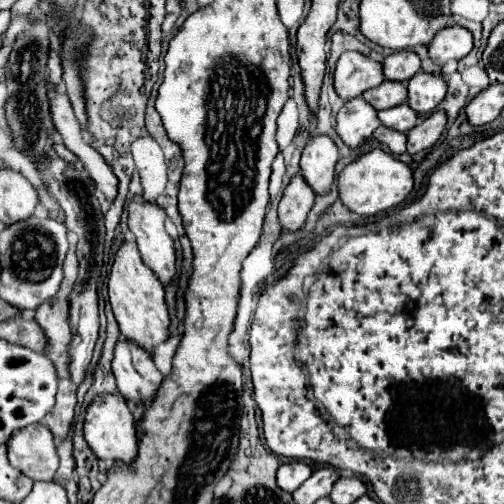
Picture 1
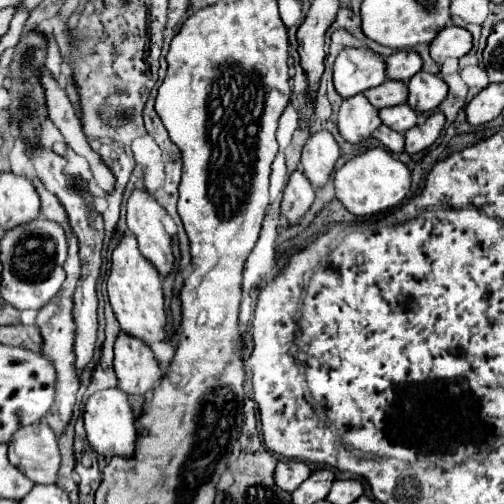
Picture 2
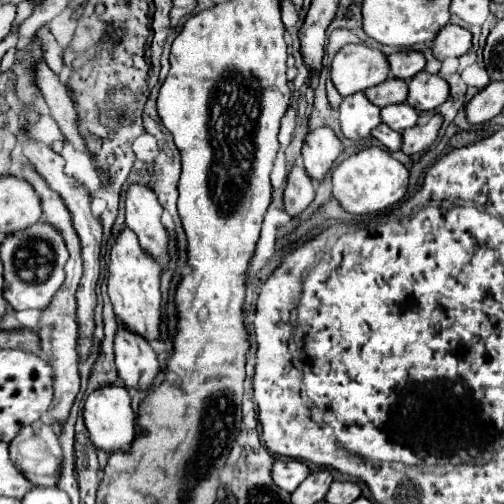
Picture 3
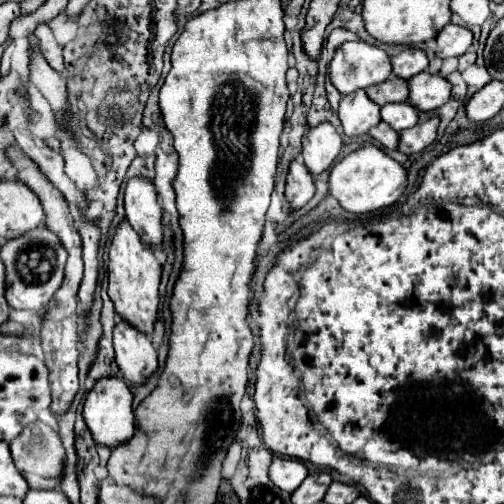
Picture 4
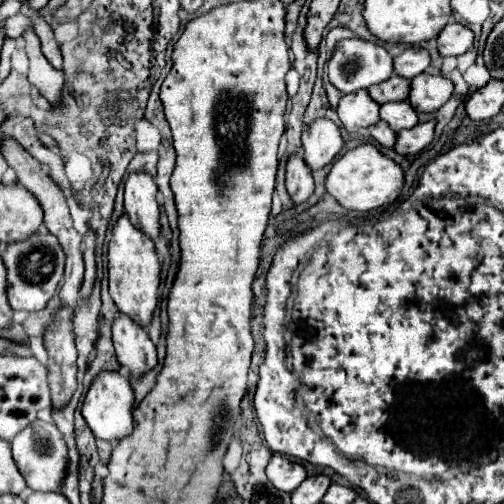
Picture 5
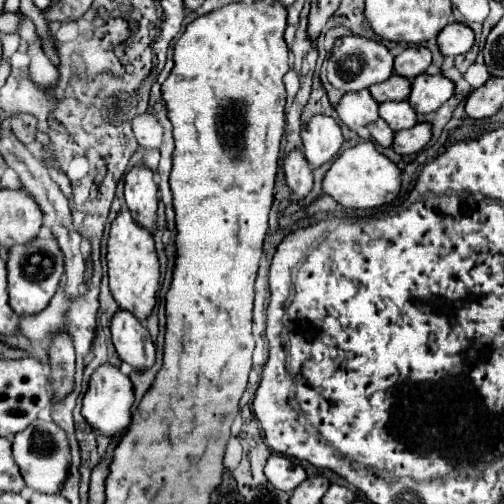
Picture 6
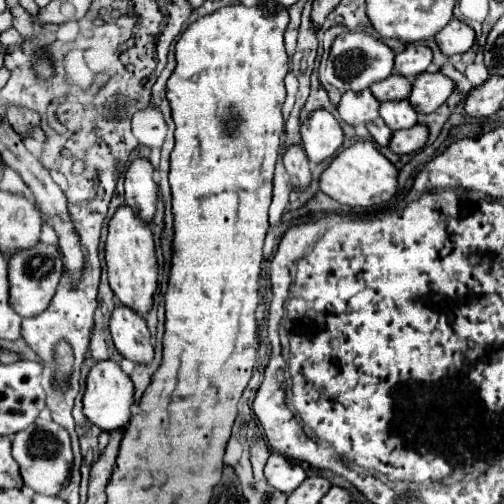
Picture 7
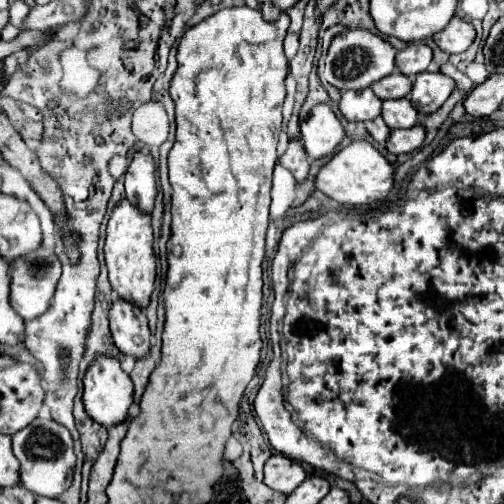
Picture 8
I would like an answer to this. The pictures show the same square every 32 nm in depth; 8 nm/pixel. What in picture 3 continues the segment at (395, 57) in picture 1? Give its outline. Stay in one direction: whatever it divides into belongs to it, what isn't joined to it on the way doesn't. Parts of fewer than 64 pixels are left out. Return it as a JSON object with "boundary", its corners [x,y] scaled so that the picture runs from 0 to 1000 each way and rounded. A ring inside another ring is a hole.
{"boundary":[[[798,99],[770,111],[770,119],[774,119],[774,151],[794,159],[813,159],[845,131],[845,115],[829,99]]]}

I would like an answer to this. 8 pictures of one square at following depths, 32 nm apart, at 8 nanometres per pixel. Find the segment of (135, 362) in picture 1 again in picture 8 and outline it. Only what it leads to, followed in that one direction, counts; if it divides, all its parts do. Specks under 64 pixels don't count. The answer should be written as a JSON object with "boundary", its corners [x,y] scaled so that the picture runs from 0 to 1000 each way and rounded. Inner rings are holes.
{"boundary":[[[230,591],[218,611],[218,659],[230,687],[262,706],[286,710],[298,698],[298,651],[278,607]],[[187,706],[183,722],[175,726],[167,742],[167,806],[171,817],[190,833],[194,841],[218,849],[226,841],[238,841],[254,825],[254,810],[262,802],[262,782],[266,782],[266,762],[258,746],[242,734],[238,718],[222,706]]]}

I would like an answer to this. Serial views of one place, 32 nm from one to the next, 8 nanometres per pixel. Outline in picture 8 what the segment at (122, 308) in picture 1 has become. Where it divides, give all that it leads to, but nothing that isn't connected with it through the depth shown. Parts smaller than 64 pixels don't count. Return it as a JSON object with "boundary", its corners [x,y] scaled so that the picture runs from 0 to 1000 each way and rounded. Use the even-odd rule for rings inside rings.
{"boundary":[[[250,393],[238,397],[222,429],[214,437],[210,452],[210,484],[206,484],[206,512],[214,548],[222,560],[222,571],[234,579],[242,595],[262,595],[262,603],[274,603],[278,611],[290,611],[298,599],[298,583],[306,575],[306,552],[310,552],[310,512],[302,496],[302,429],[258,405]]]}

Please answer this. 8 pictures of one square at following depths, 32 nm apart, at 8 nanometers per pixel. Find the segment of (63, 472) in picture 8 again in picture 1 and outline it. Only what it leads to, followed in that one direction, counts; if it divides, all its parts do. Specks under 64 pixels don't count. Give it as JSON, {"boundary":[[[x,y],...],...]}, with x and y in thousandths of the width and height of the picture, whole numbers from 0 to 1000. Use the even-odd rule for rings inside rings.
{"boundary":[[[63,841],[52,849],[40,849],[24,861],[16,881],[16,913],[24,925],[32,925],[40,937],[48,937],[67,956],[103,956],[107,940],[115,933],[115,897],[103,857],[87,841]]]}

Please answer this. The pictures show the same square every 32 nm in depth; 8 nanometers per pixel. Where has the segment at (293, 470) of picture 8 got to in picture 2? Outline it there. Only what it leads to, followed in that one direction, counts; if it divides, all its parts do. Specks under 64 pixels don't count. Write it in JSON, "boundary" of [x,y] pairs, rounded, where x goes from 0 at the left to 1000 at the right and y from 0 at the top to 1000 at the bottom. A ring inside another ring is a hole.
{"boundary":[[[556,913],[544,933],[548,960],[567,976],[583,976],[611,944],[615,929],[595,913]]]}

